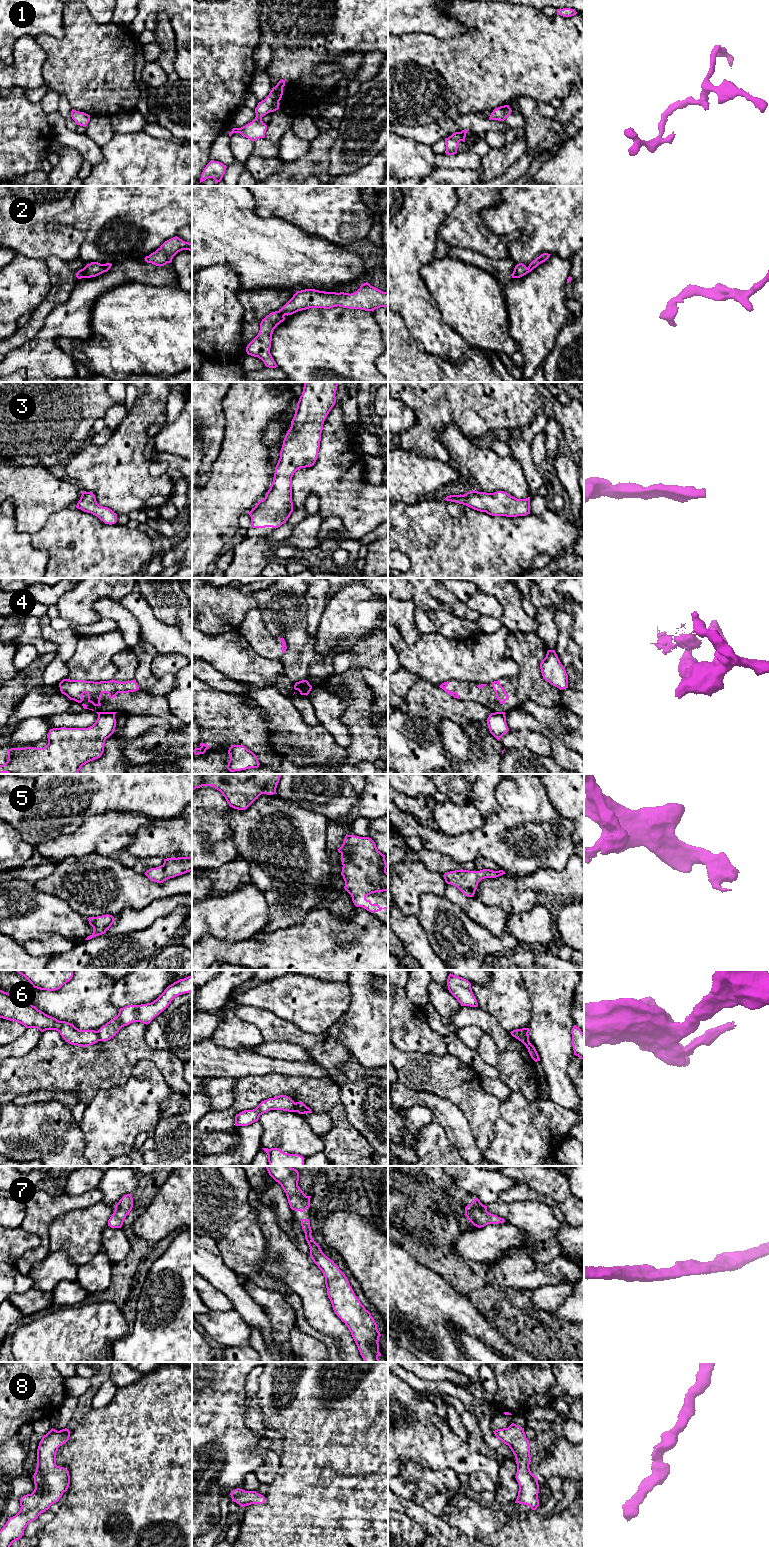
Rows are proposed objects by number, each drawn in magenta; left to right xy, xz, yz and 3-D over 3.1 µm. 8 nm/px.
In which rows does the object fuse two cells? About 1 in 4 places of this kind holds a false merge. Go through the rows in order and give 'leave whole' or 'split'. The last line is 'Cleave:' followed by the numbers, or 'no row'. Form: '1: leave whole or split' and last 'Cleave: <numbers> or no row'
1: leave whole
2: leave whole
3: leave whole
4: split
5: leave whole
6: split
7: leave whole
8: leave whole
Cleave: 4, 6

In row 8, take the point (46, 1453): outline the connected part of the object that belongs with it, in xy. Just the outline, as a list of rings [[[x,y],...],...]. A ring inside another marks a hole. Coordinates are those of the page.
[[[52,1428],[42,1437],[37,1449],[37,1467],[33,1475],[35,1489],[31,1494],[24,1495],[20,1499],[20,1511],[10,1517],[0,1530],[0,1547],[10,1547],[13,1542],[19,1540],[24,1535],[27,1525],[48,1510],[52,1504],[58,1502],[63,1493],[67,1491],[70,1484],[69,1471],[56,1465],[56,1453],[58,1448],[69,1440],[70,1433],[67,1428],[60,1431]]]

